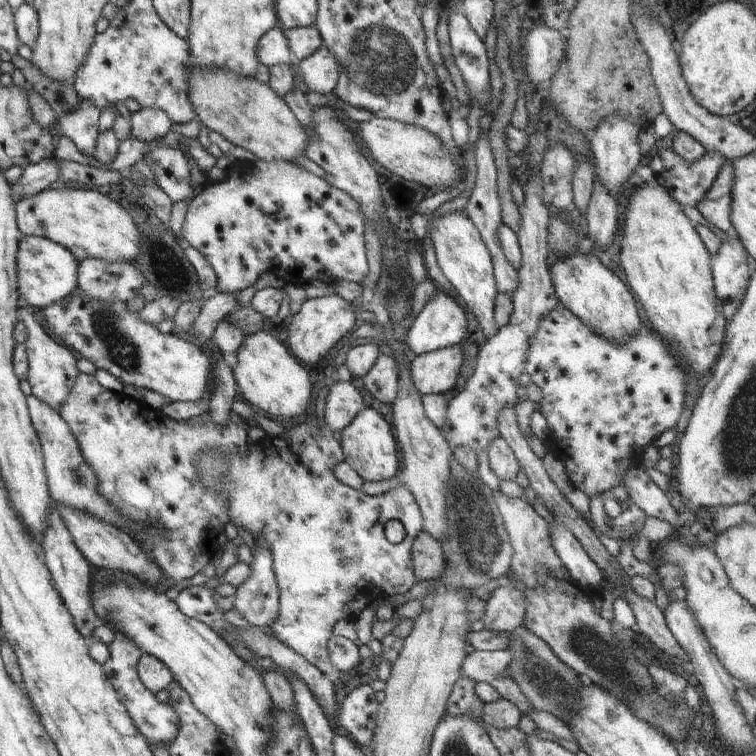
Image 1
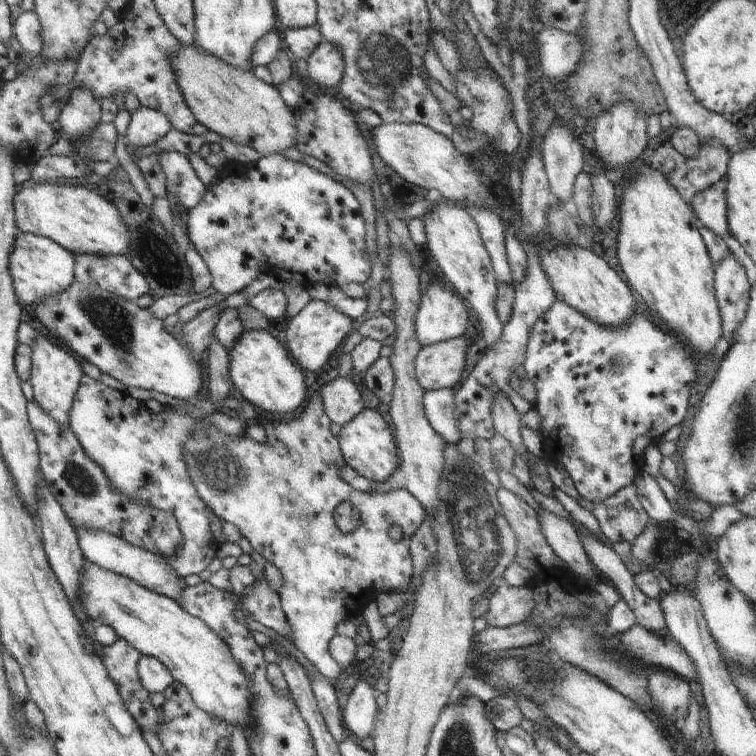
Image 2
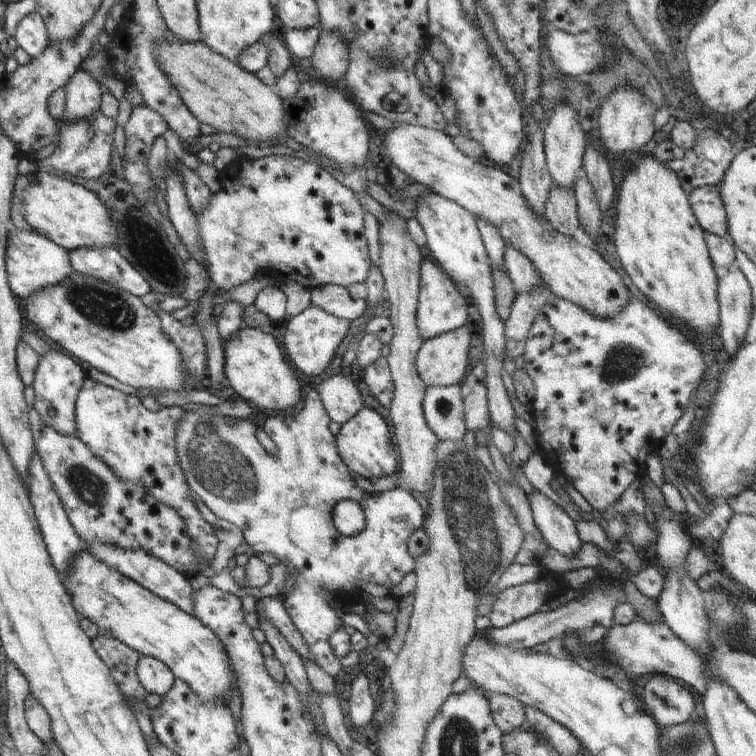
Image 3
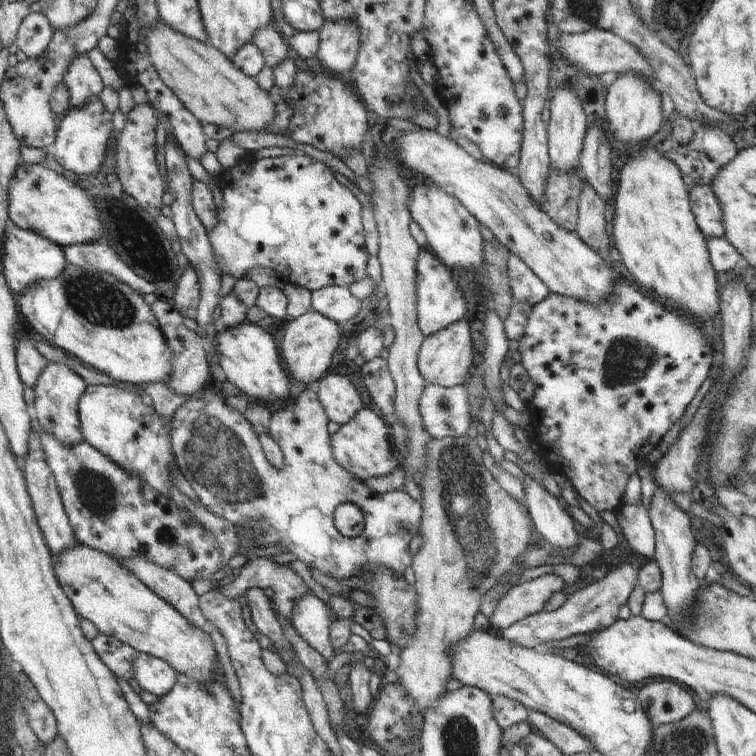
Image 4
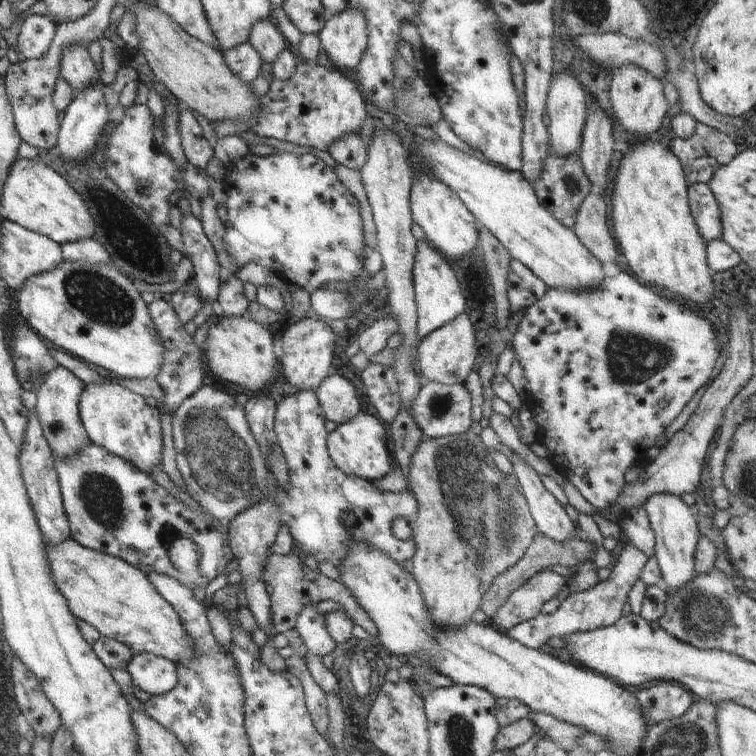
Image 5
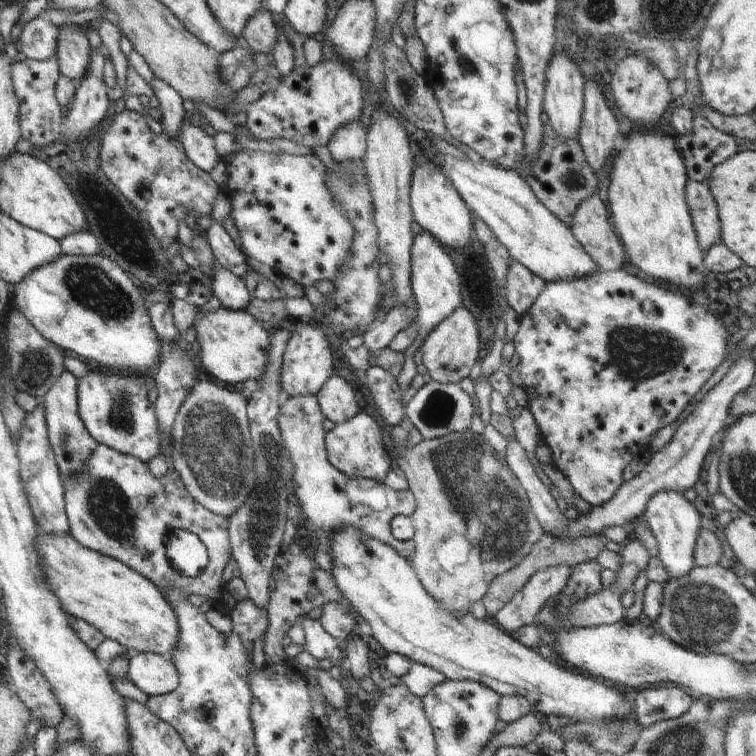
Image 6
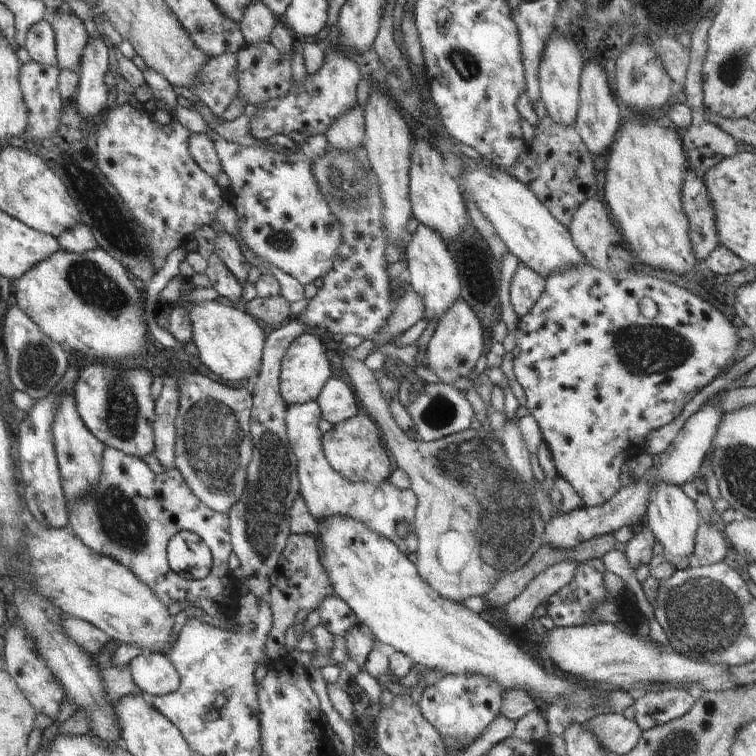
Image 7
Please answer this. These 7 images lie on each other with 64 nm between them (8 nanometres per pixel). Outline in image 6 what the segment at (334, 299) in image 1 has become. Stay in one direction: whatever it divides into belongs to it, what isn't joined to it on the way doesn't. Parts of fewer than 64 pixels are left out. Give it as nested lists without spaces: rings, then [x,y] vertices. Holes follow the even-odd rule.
[[[309,319],[298,320],[290,340],[286,342],[286,352],[282,359],[280,383],[283,396],[316,396],[326,380],[333,375],[332,370],[330,342],[322,326]]]

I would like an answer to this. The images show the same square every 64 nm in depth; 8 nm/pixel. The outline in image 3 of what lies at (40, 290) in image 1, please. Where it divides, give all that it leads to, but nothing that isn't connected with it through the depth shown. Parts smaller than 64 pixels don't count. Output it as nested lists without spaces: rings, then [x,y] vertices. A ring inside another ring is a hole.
[[[12,229],[6,248],[5,268],[12,293],[20,300],[26,300],[34,292],[54,287],[65,282],[73,272],[68,250],[57,246],[44,236],[34,232]]]

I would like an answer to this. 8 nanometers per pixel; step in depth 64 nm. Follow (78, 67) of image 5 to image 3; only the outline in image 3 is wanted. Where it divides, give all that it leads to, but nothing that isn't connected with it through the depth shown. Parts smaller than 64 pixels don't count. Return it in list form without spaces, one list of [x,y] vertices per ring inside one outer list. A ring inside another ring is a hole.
[[[80,68],[65,87],[65,118],[74,123],[89,120],[101,110],[100,86]]]

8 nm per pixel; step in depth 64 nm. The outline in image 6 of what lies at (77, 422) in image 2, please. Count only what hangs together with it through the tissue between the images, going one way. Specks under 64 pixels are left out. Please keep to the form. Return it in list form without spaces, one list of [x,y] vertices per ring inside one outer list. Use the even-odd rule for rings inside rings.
[[[90,369],[90,372],[78,378],[77,407],[79,417],[86,430],[99,445],[106,445],[126,456],[134,456],[147,464],[147,462],[160,454],[160,430],[155,413],[155,404],[148,400],[146,379],[138,374],[122,374],[116,370],[100,372]]]

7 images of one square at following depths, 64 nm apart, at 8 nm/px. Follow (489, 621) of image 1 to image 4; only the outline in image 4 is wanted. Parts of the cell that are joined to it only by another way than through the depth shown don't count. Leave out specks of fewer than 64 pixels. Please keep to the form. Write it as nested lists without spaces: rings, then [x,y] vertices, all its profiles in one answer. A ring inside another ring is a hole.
[[[546,574],[512,586],[501,596],[495,612],[490,616],[492,629],[506,629],[528,616],[540,613],[553,594],[565,587],[563,579],[556,574]]]

